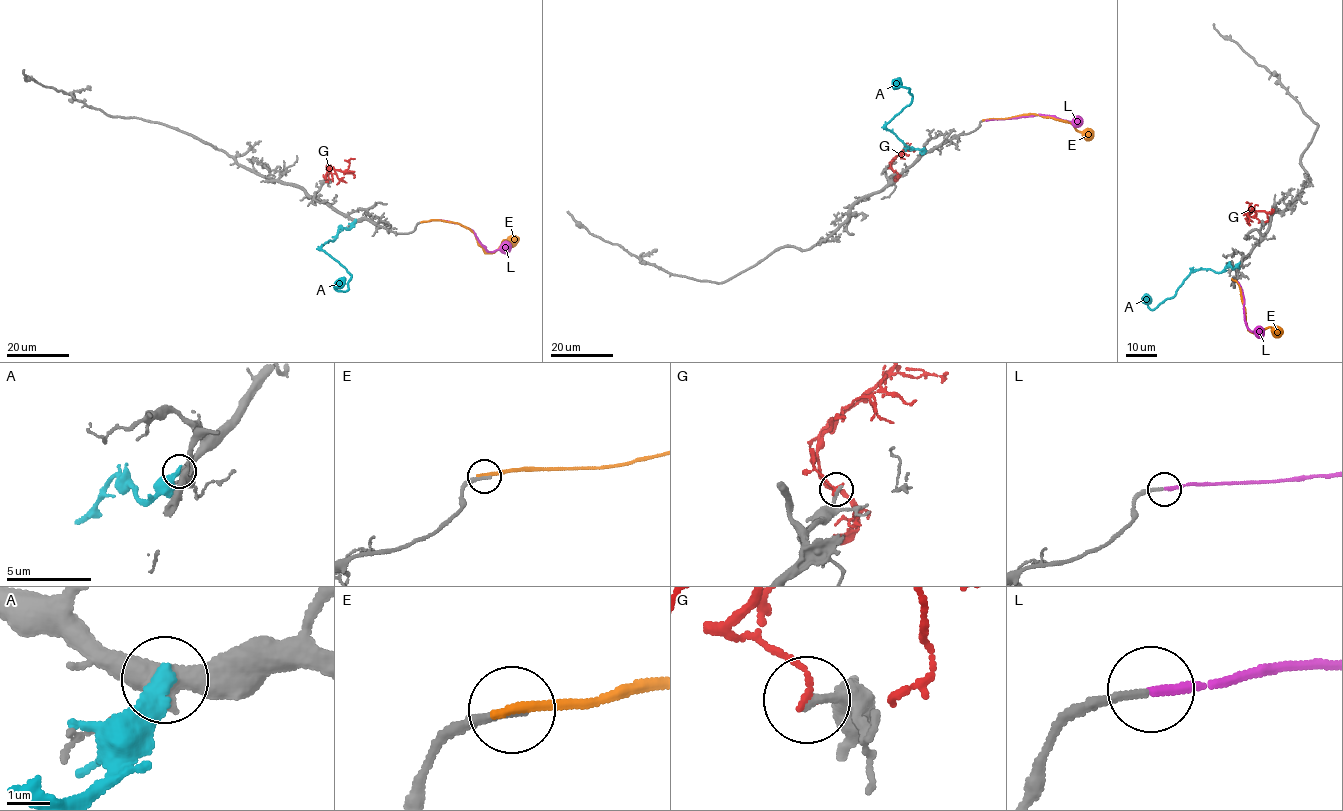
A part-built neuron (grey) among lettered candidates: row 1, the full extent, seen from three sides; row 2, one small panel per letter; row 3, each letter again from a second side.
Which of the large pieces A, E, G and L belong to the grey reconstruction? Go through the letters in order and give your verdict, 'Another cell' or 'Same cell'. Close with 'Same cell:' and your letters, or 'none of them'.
A: Another cell
E: Another cell
G: Another cell
L: Same cell
Same cell: L

